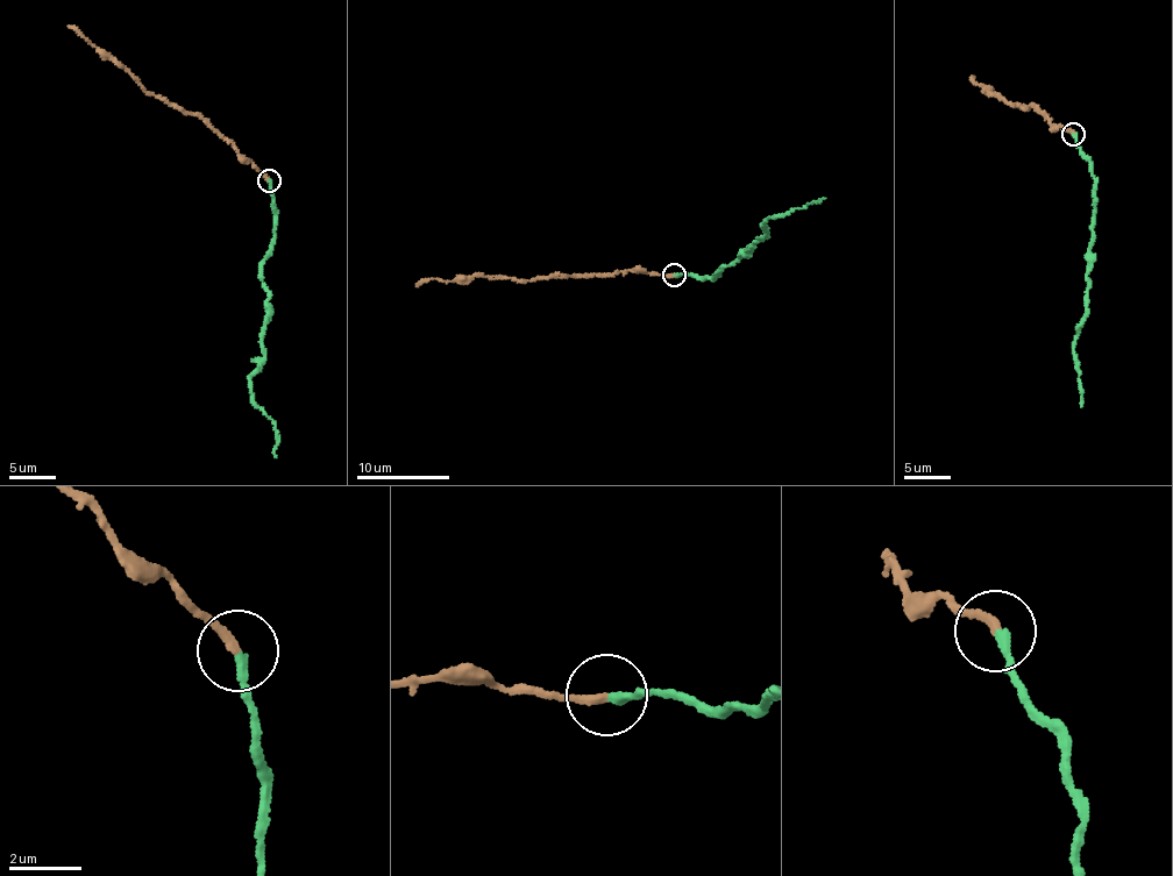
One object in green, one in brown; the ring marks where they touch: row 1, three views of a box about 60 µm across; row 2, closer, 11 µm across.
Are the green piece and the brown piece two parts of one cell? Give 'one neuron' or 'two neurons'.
two neurons

